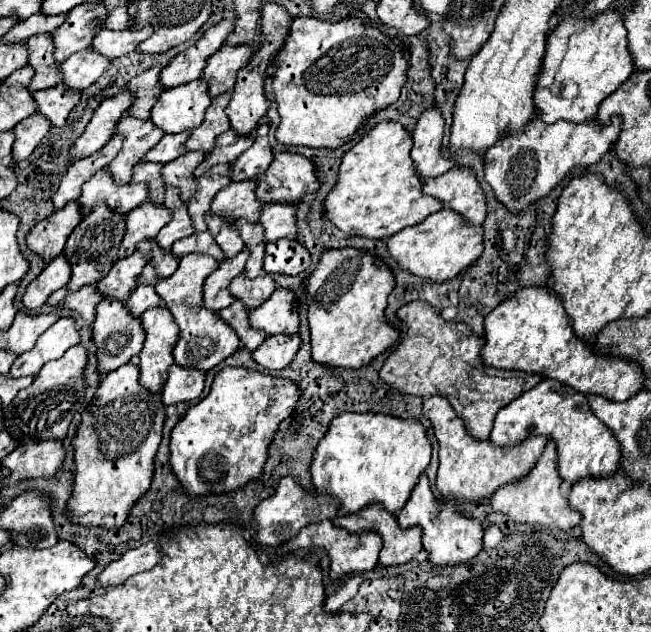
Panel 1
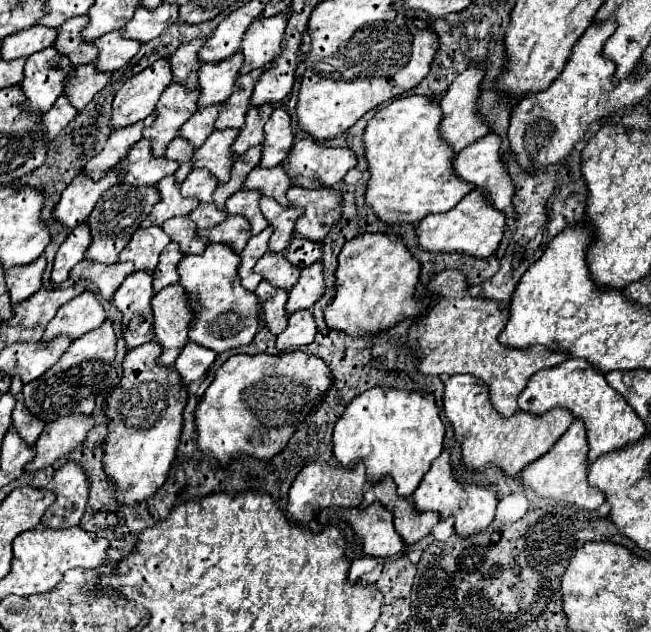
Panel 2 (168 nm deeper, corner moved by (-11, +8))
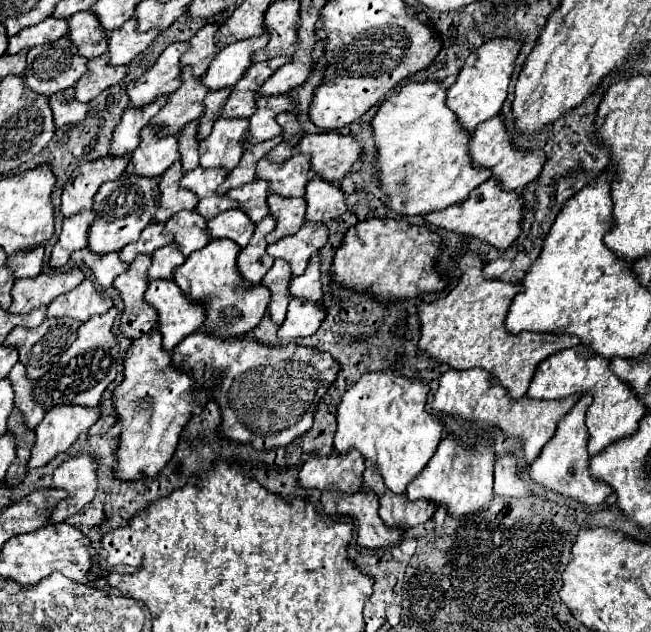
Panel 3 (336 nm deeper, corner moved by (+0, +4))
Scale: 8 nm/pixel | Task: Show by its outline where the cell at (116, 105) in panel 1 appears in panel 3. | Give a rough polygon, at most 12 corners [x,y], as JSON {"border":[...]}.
{"border":[[188,41],[172,43],[128,83],[130,107],[142,107],[180,87],[180,57]]}

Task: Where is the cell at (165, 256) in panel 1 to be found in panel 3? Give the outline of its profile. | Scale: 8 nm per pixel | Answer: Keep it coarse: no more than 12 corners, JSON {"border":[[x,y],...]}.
{"border":[[180,211],[166,221],[188,257],[210,243],[206,219]]}

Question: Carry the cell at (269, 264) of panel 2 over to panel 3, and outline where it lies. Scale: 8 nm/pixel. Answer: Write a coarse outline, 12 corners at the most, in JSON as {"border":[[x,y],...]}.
{"border":[[304,223],[302,229],[268,245],[302,275],[312,253],[328,241],[328,227]]}

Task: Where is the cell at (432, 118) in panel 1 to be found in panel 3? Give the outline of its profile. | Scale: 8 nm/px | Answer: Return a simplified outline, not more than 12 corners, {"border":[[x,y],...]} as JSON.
{"border":[[522,41],[470,53],[448,107],[464,129],[500,113]]}

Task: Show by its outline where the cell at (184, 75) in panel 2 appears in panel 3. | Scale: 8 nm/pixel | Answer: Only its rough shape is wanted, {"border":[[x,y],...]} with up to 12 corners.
{"border":[[218,23],[204,25],[182,55],[194,75],[206,73],[216,49]]}

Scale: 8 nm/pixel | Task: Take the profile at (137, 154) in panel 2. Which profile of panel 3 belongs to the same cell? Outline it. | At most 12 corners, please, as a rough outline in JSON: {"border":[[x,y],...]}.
{"border":[[152,125],[126,171],[160,177],[180,159],[178,137],[160,137]]}

